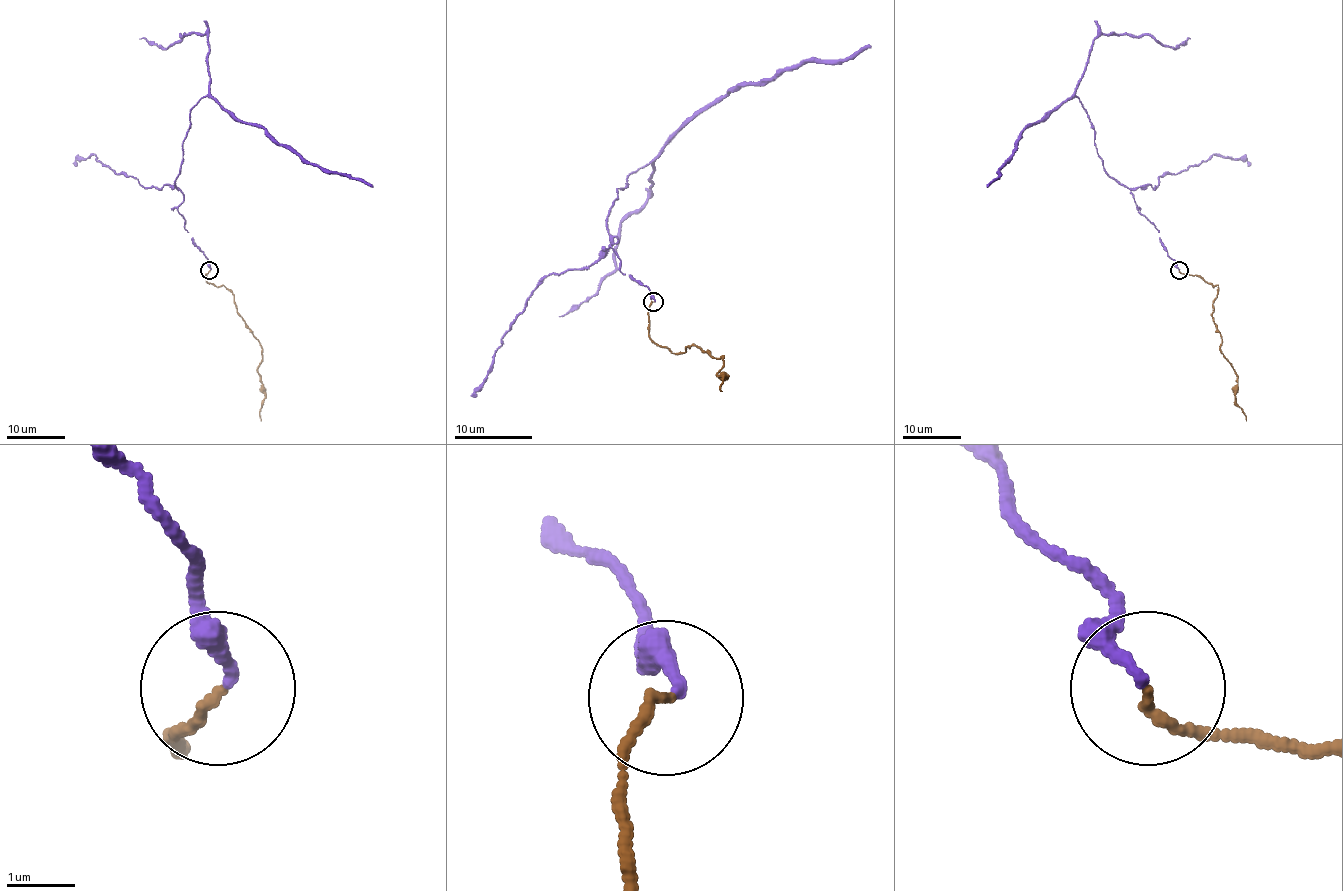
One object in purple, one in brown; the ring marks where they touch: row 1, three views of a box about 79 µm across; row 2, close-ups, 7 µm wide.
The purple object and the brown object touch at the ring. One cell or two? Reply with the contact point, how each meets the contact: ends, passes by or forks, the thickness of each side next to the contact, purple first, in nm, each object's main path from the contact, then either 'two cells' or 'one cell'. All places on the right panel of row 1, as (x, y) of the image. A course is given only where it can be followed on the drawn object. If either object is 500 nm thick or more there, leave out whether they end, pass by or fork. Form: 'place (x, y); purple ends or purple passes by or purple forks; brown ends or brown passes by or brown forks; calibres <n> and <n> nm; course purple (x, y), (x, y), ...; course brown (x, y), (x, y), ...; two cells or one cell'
place (1179, 270); purple ends; brown ends; calibres 190 and 150 nm; course purple (1178, 270), (1133, 195), (1103, 166), (1076, 97), (1021, 134), (988, 187); course brown (1180, 270), (1200, 275), (1217, 286), (1212, 314), (1222, 339), (1220, 347), (1233, 369), (1235, 400), (1247, 420); one cell

